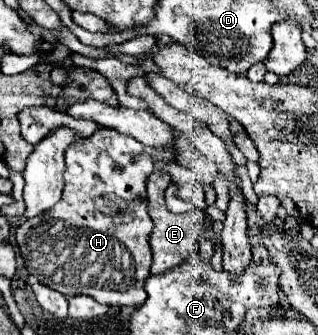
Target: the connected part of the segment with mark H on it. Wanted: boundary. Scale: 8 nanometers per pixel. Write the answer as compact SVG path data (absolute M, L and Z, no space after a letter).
M104 128L90 138L72 144L66 150L66 188L62 200L40 216L26 220L16 230L16 242L28 272L44 286L58 290L68 298L86 294L108 306L134 306L144 302L147 296L144 282L150 276L152 266L148 236L154 226L146 212L146 178L156 170L156 160L172 160L172 154L168 150L148 148L132 136Z

